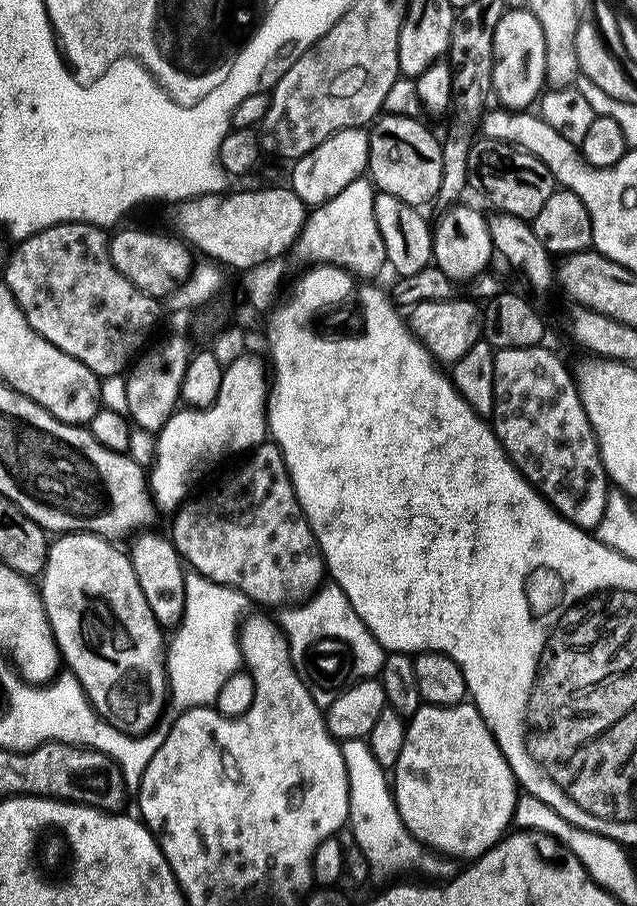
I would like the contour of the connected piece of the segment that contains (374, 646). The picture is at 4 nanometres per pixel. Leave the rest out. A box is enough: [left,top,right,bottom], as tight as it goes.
[282,583,385,690]

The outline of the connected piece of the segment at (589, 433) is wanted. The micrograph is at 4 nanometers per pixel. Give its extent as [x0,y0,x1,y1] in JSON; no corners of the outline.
[490,346,610,530]

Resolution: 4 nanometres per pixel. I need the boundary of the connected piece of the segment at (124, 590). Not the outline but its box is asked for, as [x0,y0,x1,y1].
[38,532,166,736]

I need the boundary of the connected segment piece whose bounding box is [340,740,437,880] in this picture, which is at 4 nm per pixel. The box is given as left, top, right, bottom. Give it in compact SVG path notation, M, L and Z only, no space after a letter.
M346 740L340 744L340 752L344 756L348 775L347 827L352 828L350 840L358 846L358 850L362 850L371 875L380 880L388 880L403 872L434 871L437 857L426 854L424 846L409 835L396 809L389 777L388 780L384 777L387 776L385 769L378 766L367 743L364 740Z

